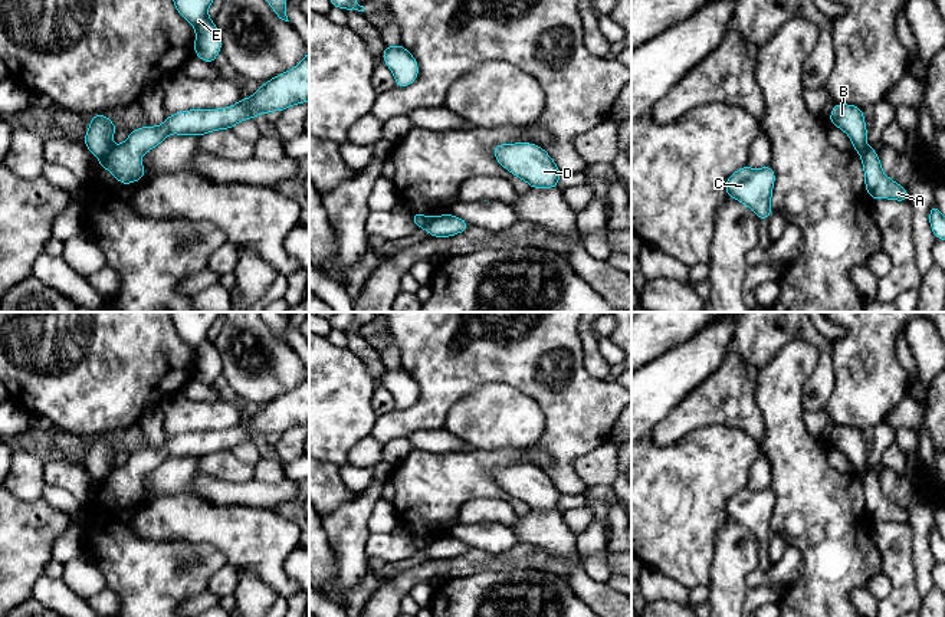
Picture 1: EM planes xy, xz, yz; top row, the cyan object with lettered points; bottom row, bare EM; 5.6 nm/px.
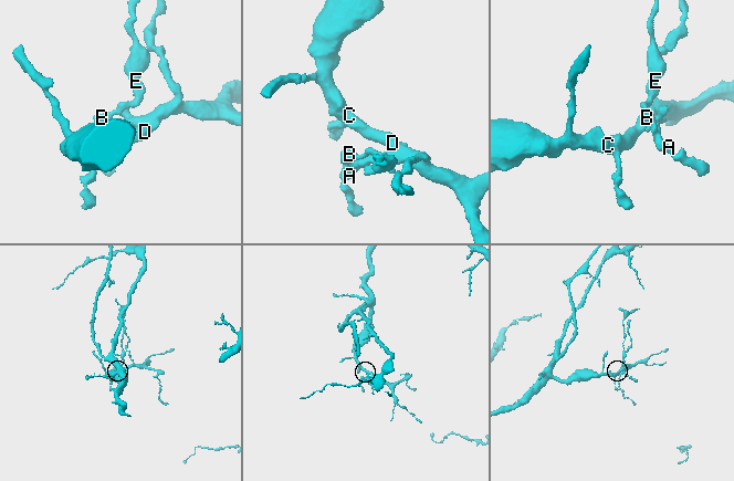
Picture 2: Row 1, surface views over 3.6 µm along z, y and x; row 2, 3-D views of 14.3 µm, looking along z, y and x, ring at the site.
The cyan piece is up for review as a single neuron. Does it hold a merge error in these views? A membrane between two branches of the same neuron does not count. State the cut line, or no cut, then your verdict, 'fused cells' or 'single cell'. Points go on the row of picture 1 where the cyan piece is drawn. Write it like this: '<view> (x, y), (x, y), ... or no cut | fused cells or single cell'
xy (114, 147), (99, 158) | fused cells

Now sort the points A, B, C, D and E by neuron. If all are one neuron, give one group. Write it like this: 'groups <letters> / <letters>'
groups A C D / B E

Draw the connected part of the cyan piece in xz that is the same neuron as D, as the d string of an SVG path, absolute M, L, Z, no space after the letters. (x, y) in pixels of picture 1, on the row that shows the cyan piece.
M532 142L499 144L493 147L496 161L531 188L558 187L561 171L548 152Z

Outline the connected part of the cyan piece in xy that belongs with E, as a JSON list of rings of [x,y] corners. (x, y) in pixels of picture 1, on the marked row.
[[[173,0],[177,12],[196,30],[194,55],[211,63],[222,52],[222,36],[214,22],[207,16],[213,0]]]

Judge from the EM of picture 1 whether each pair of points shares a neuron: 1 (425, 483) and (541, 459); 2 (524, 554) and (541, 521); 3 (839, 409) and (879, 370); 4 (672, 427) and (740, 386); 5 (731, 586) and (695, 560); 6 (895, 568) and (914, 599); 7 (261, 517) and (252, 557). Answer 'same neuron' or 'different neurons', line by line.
1: same neuron
2: different neurons
3: same neuron
4: same neuron
5: different neurons
6: same neuron
7: same neuron

